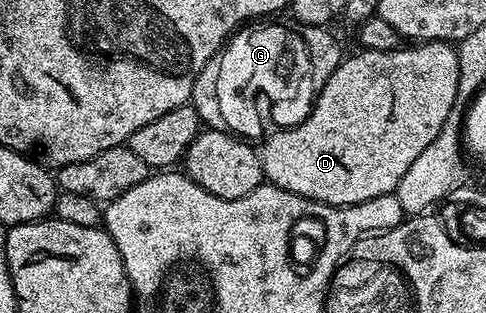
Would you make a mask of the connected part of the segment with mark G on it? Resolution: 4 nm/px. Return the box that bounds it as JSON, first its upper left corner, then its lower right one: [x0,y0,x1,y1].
[192,20,316,140]

